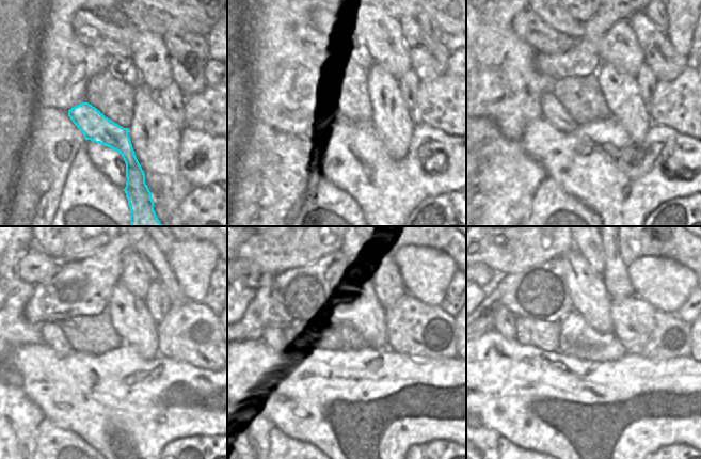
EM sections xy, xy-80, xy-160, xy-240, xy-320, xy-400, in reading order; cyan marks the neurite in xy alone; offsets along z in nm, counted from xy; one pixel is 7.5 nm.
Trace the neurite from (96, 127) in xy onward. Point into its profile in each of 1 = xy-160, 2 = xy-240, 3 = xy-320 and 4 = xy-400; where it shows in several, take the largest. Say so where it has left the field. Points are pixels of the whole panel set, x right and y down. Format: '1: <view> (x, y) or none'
1: xy-160 (552, 110)
2: xy-240 (50, 331)
3: xy-320 (273, 335)
4: xy-400 (504, 322)

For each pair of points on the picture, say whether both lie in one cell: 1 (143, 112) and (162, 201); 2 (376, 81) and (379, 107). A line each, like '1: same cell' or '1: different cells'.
1: same cell
2: same cell

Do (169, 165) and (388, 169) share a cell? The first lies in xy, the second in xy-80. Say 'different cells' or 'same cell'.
different cells

